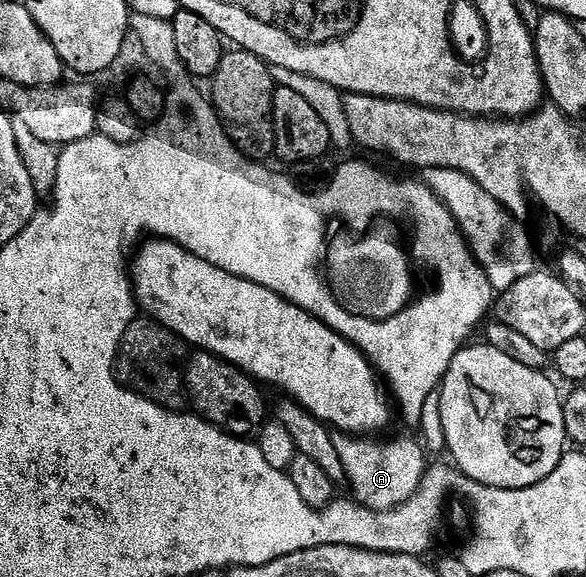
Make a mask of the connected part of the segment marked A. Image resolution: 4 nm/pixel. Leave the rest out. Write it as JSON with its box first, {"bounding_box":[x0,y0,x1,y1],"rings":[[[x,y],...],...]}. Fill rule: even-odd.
{"bounding_box":[335,438,429,512],"rings":[[[339,438],[335,445],[345,466],[346,481],[355,487],[354,499],[375,512],[387,512],[413,498],[421,486],[429,460],[423,457],[422,446],[411,440],[379,439],[383,438]]]}

